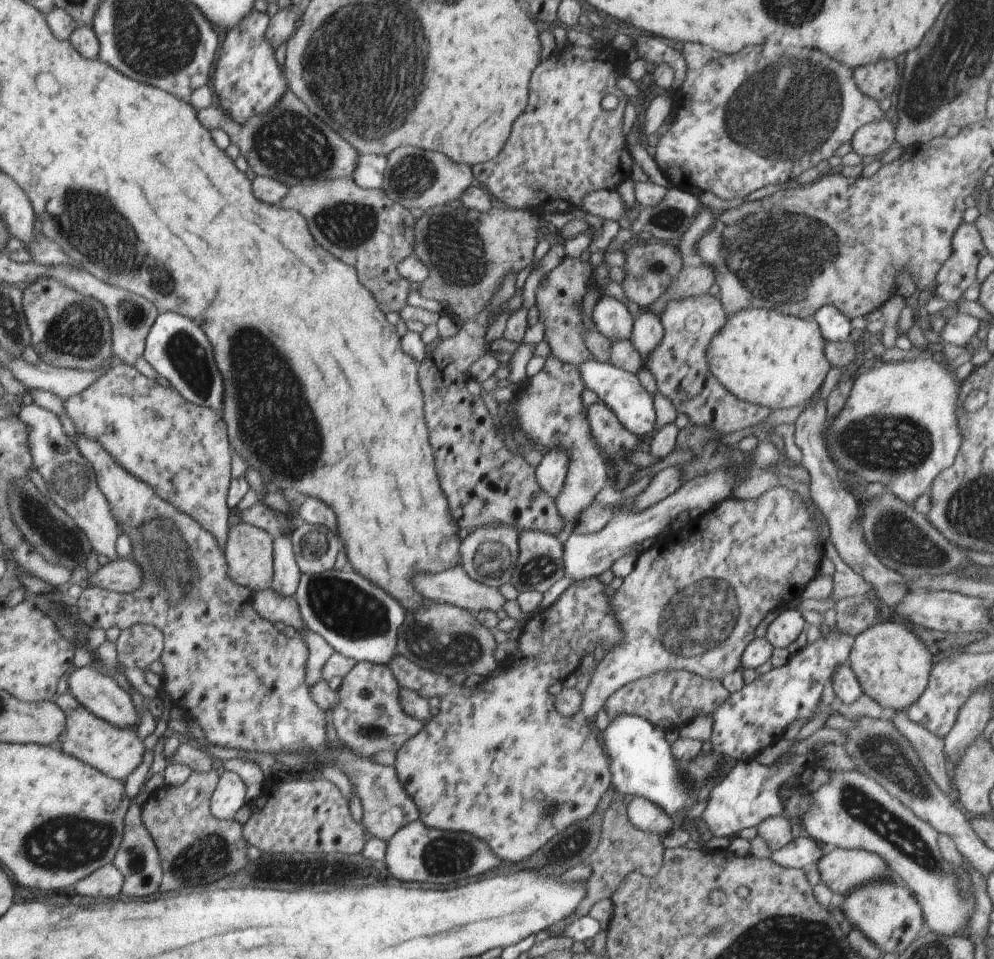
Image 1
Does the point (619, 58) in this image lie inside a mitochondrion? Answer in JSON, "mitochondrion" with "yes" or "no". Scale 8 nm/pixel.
{"mitochondrion":"no"}

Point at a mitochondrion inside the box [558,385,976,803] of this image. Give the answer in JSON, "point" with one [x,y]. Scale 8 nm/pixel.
{"point":[698,620]}

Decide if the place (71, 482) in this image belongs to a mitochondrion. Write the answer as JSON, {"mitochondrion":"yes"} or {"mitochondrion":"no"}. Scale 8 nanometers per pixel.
{"mitochondrion":"yes"}

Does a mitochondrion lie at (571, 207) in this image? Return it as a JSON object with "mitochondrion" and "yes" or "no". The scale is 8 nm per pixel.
{"mitochondrion":"no"}

